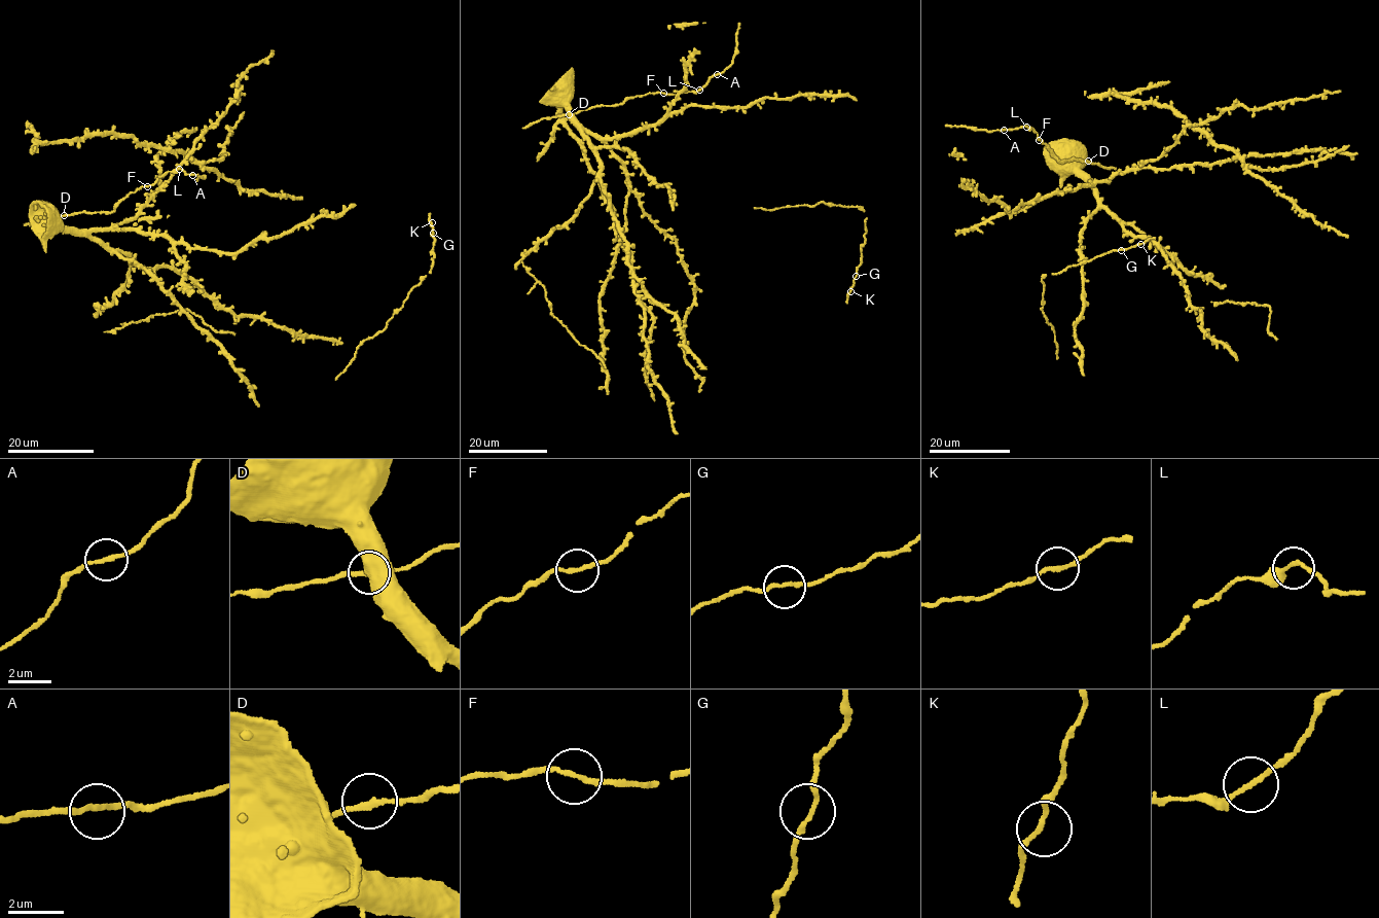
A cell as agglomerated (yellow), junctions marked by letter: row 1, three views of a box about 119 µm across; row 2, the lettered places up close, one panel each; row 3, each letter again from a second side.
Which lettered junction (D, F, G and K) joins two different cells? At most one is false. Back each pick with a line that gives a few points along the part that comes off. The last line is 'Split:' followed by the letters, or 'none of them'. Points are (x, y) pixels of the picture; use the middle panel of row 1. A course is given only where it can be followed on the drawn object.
Split: none of them

